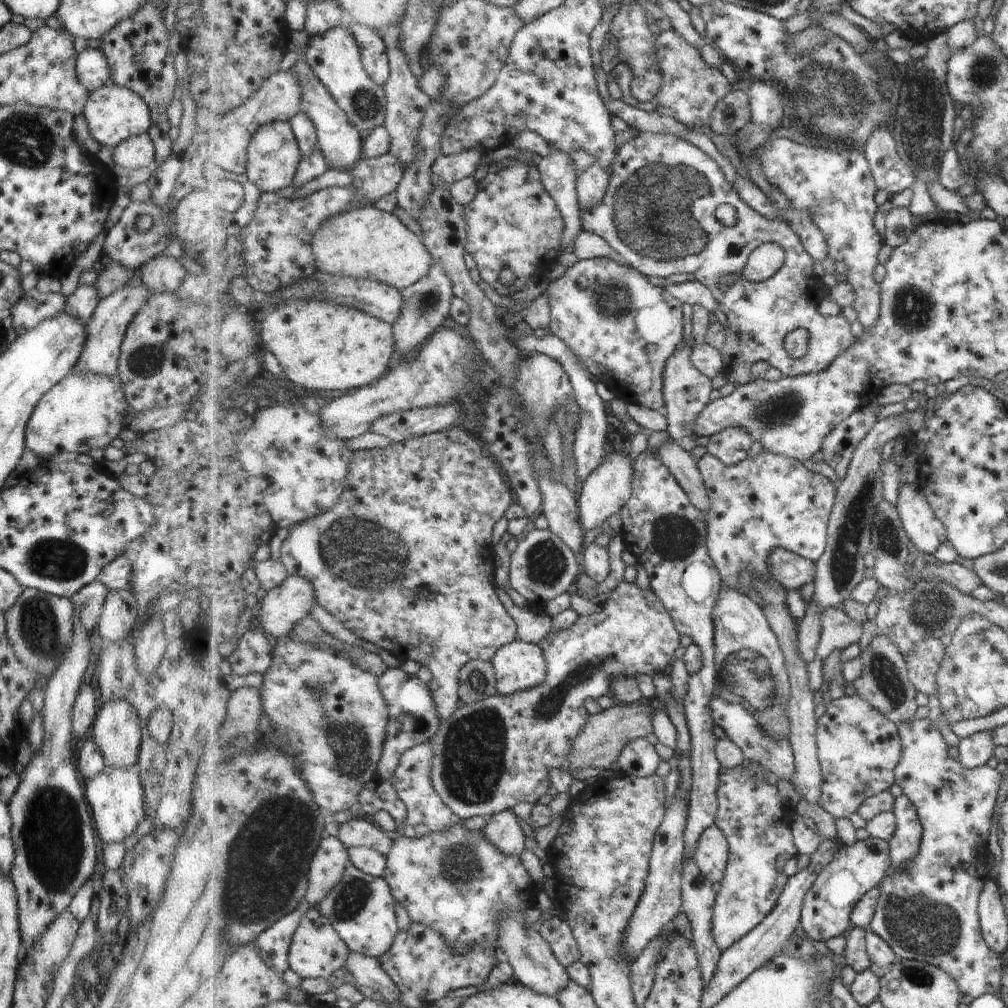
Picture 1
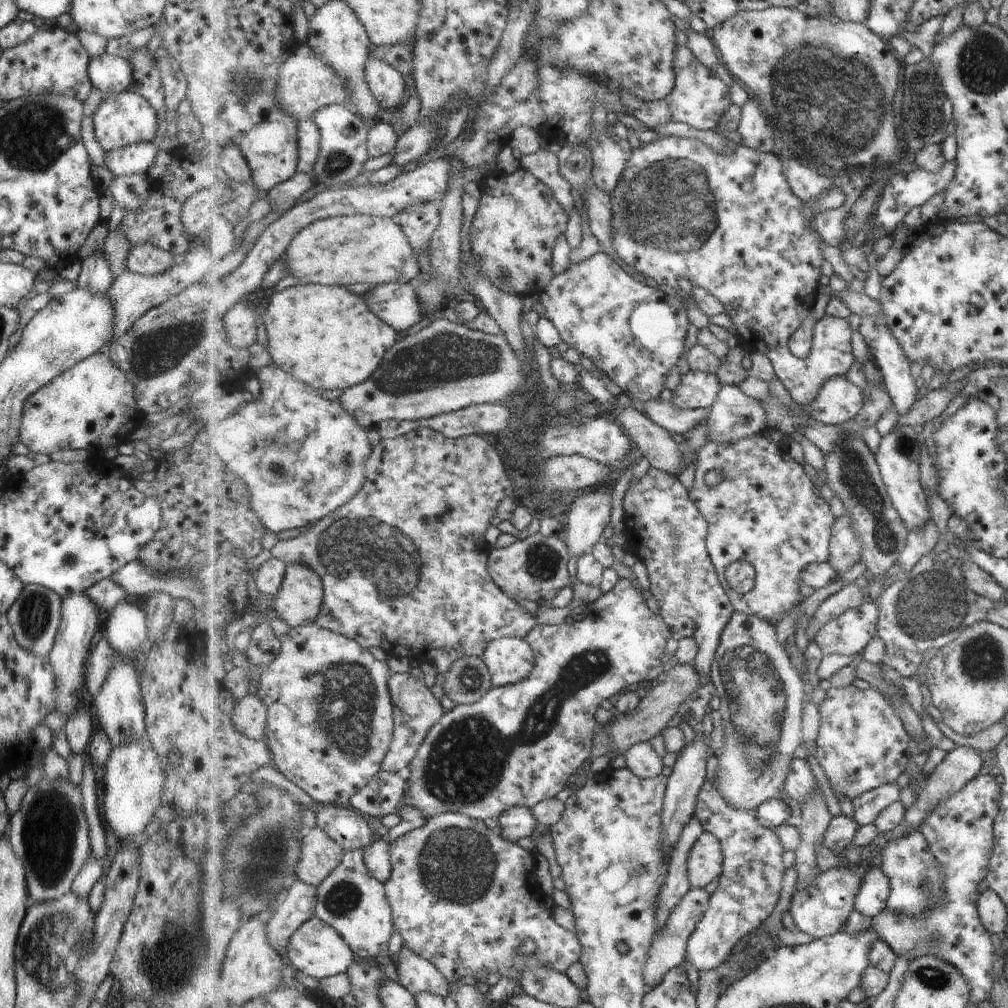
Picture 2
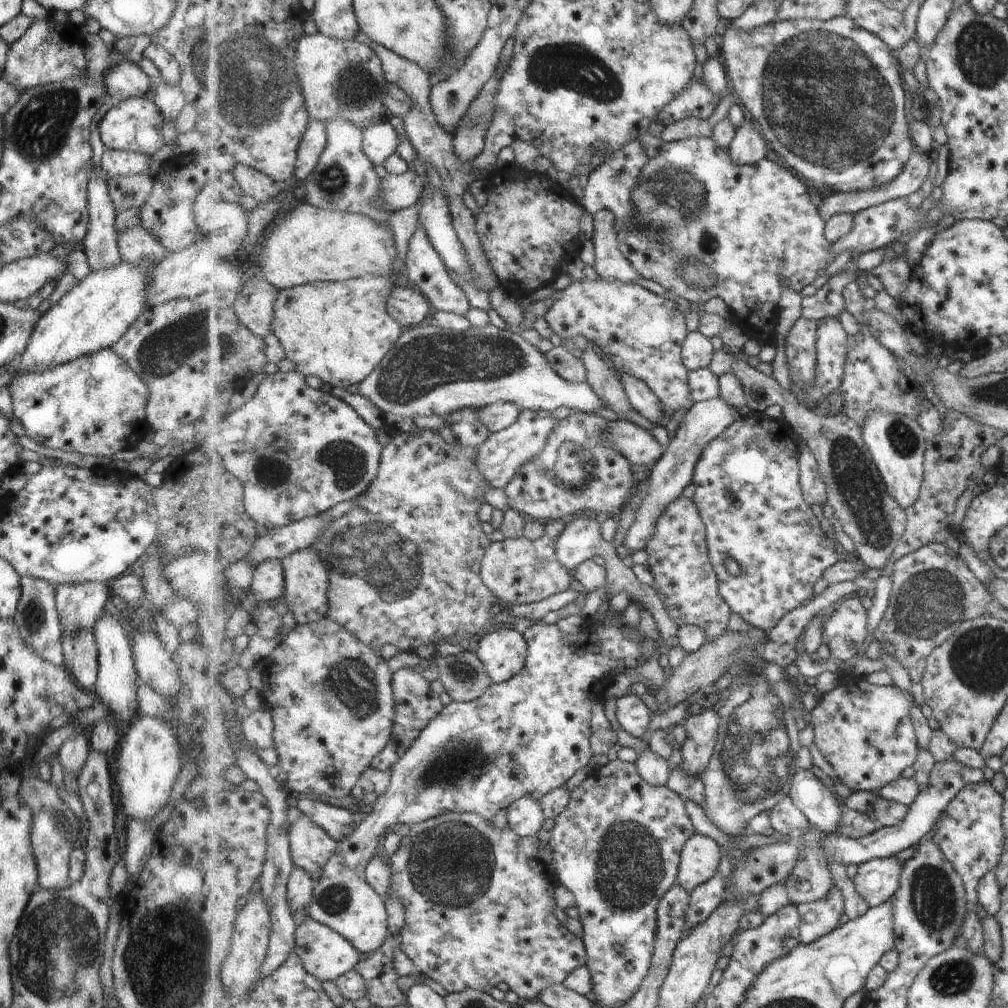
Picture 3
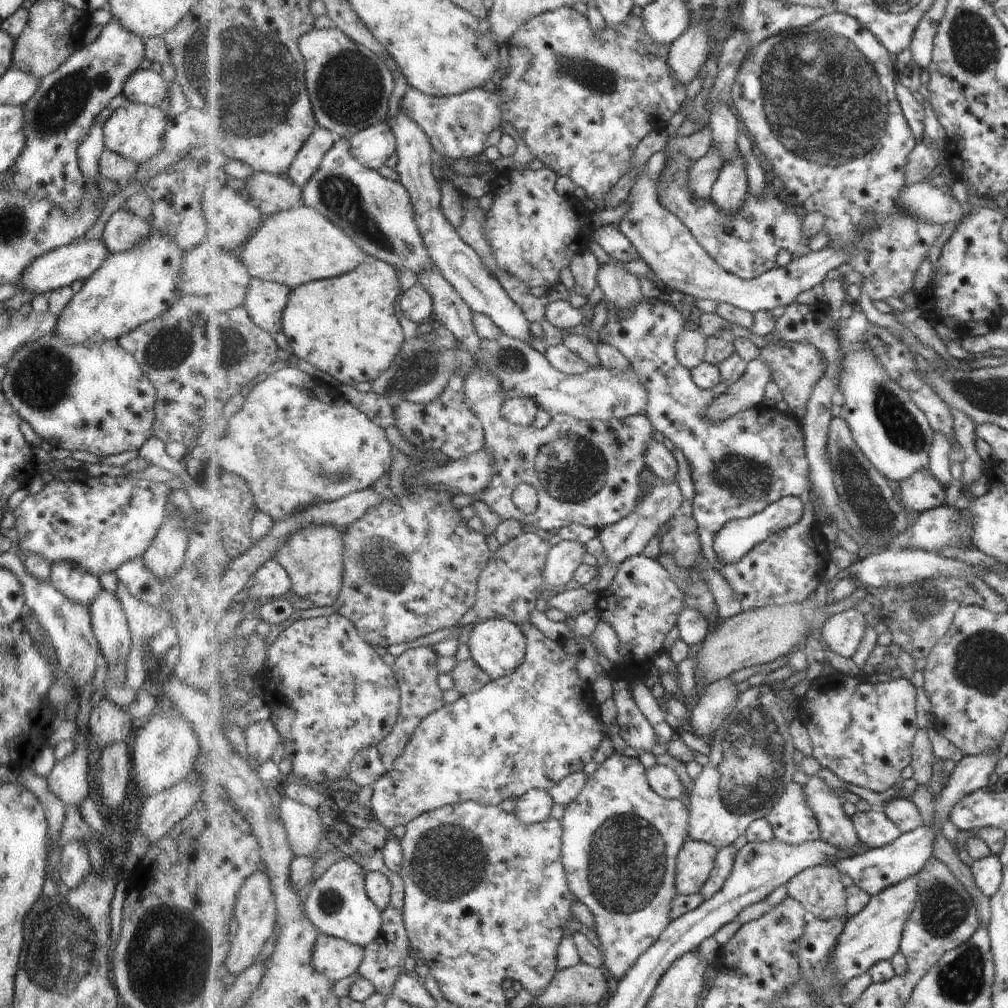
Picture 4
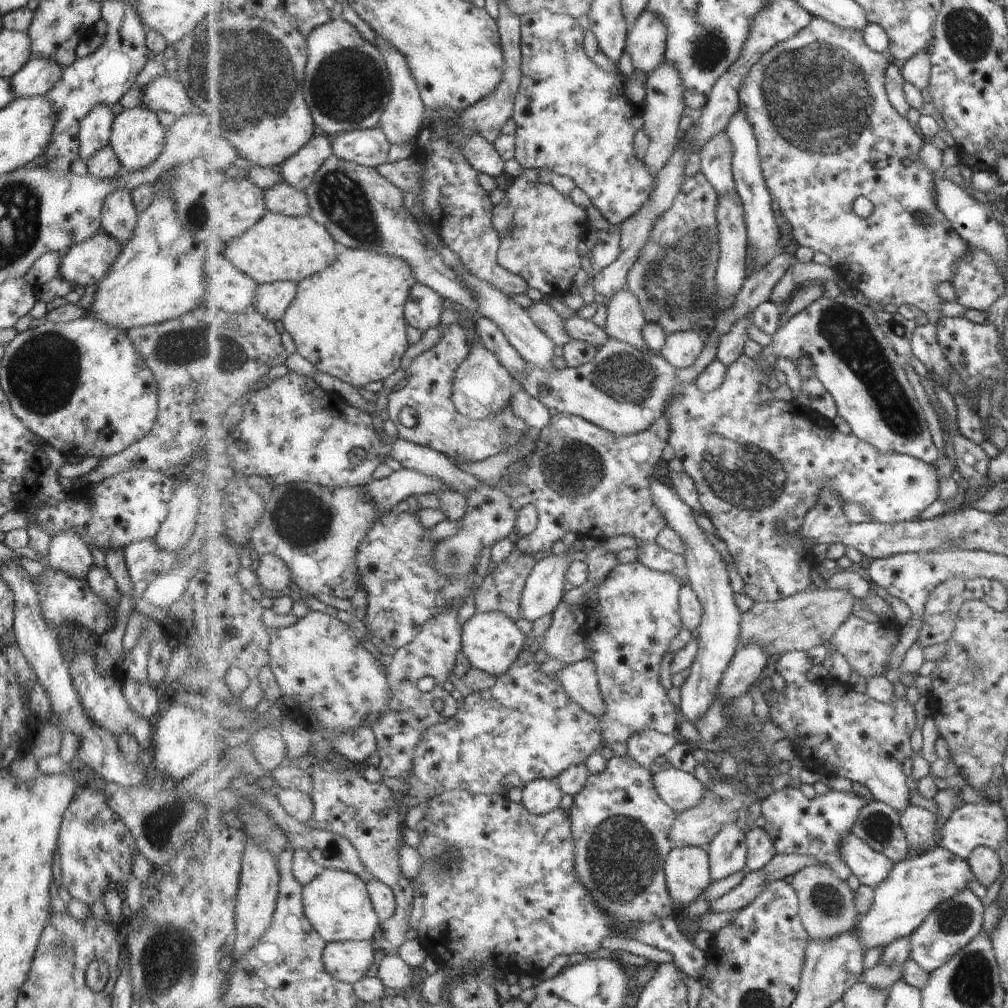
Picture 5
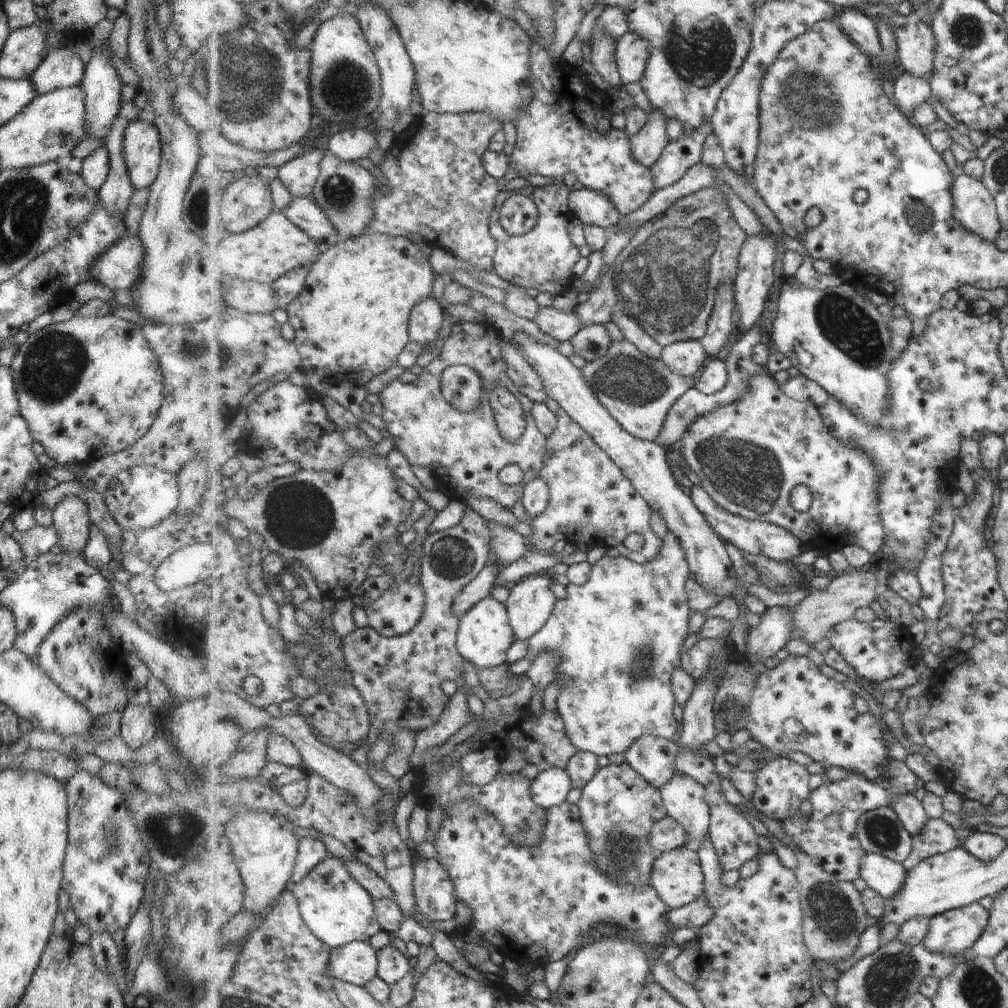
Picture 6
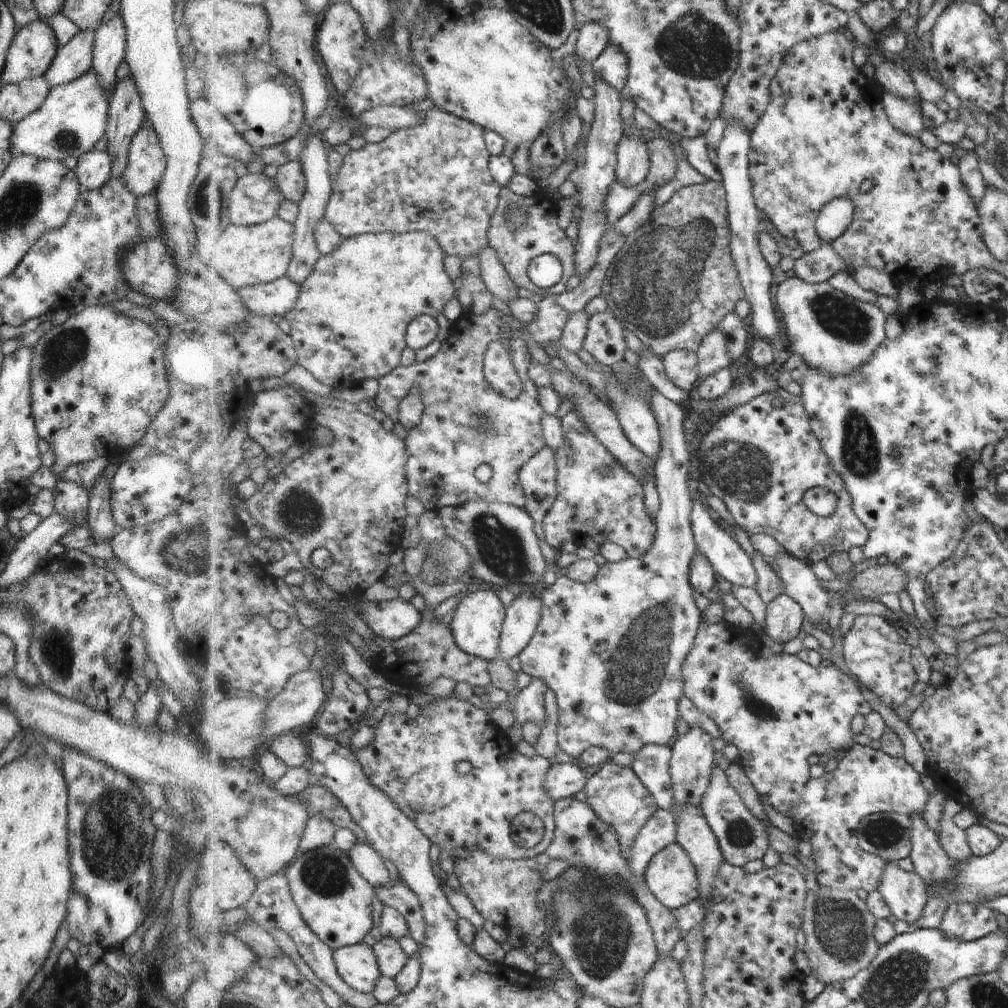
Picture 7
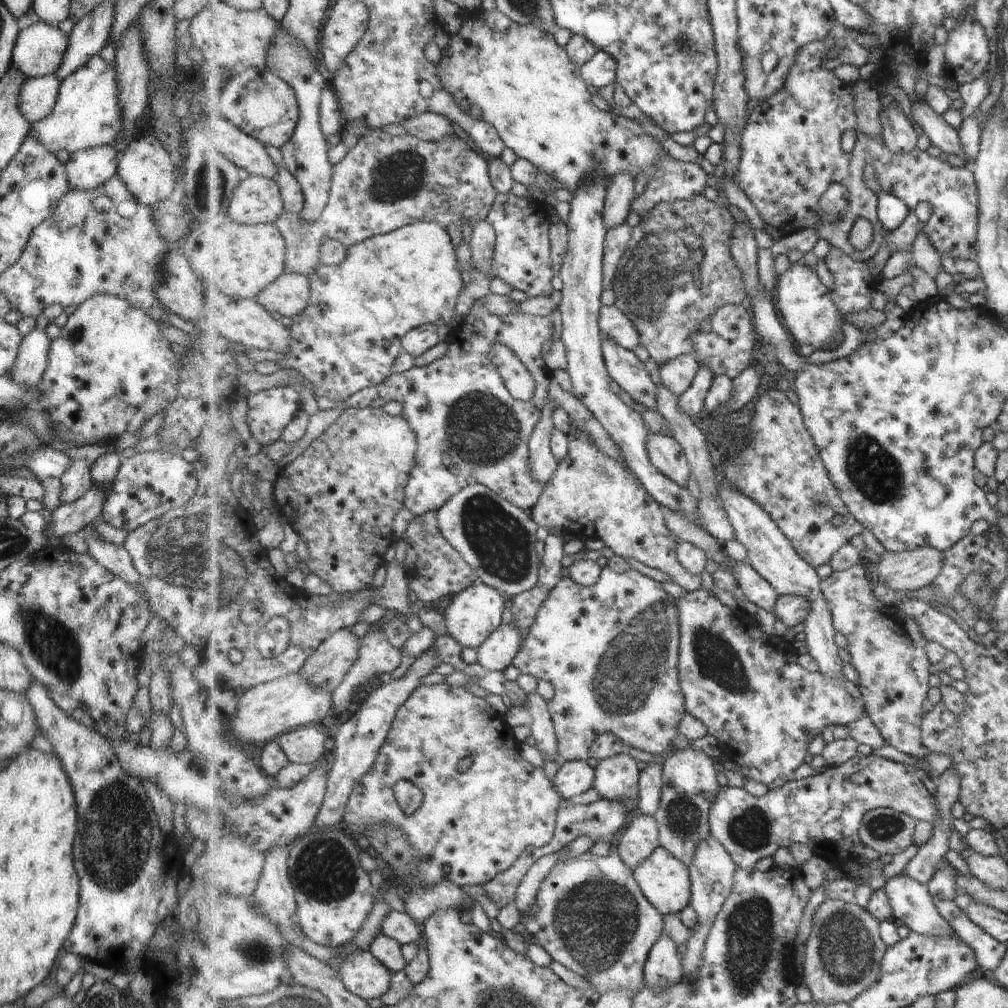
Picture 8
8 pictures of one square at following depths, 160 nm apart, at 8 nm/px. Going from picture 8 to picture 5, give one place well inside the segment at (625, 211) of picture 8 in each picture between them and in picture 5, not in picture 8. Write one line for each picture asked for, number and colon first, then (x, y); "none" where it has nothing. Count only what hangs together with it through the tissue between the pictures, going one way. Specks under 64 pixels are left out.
5: (665, 103)
6: (648, 145)
7: (633, 161)

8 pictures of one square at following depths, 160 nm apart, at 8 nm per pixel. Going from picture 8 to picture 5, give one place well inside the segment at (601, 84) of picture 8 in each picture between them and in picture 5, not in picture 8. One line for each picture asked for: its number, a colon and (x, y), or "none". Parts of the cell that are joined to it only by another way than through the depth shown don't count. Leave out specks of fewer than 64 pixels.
5: (647, 40)
6: (633, 52)
7: (613, 65)

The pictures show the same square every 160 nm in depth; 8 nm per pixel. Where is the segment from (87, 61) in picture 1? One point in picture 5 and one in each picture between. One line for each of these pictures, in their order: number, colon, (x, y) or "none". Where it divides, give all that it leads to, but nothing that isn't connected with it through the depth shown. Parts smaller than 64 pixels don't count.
2: (110, 74)
3: (122, 80)
4: (142, 86)
5: (164, 93)

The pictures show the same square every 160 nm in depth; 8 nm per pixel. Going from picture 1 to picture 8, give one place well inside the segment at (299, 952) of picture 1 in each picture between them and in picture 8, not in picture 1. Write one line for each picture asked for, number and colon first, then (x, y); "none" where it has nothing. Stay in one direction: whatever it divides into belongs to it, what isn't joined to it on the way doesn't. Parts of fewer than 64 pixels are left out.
2: (318, 950)
3: (328, 955)
4: (337, 958)
5: (348, 961)
6: (357, 962)
7: (358, 965)
8: (361, 972)

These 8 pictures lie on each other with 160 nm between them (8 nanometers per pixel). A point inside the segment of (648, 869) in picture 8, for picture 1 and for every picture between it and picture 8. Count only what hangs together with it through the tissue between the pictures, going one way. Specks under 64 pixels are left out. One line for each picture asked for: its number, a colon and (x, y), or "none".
1: (712, 855)
2: (706, 862)
3: (700, 860)
4: (696, 862)
5: (688, 874)
6: (678, 878)
7: (672, 878)

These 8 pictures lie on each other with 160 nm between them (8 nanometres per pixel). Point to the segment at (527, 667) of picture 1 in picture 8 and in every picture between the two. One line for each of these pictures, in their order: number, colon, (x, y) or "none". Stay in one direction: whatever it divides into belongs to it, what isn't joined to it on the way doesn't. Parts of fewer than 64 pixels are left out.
2: (511, 660)
3: (504, 652)
4: (499, 646)
5: (491, 641)
6: (485, 635)
7: (476, 627)
8: (475, 613)

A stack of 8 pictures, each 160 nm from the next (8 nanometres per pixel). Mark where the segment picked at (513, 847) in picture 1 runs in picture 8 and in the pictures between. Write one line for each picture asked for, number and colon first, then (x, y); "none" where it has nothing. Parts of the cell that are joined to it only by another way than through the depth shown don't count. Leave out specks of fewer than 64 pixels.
2: (516, 825)
3: (526, 817)
4: (535, 807)
5: (541, 796)
6: (550, 788)
7: (564, 780)
8: (575, 777)

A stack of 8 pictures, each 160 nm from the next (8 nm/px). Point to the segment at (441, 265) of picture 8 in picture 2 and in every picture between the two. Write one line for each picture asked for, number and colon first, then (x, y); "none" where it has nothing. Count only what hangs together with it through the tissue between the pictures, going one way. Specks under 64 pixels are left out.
2: (328, 337)
3: (340, 332)
4: (347, 326)
5: (348, 321)
6: (351, 321)
7: (349, 325)

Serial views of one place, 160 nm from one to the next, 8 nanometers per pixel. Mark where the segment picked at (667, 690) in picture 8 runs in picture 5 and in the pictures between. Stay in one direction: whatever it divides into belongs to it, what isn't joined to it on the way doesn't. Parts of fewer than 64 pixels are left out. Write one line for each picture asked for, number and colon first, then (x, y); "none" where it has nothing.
5: (630, 619)
6: (619, 636)
7: (612, 651)

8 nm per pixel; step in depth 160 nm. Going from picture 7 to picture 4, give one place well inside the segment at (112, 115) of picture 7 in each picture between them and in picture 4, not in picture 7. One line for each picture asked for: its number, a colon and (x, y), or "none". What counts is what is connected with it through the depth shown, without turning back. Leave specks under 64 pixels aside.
4: (123, 230)
5: (118, 217)
6: (114, 194)

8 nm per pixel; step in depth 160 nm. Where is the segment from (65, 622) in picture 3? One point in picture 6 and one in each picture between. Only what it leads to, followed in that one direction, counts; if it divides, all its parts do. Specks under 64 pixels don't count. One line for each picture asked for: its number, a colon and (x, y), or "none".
4: (78, 586)
5: (67, 552)
6: (70, 521)

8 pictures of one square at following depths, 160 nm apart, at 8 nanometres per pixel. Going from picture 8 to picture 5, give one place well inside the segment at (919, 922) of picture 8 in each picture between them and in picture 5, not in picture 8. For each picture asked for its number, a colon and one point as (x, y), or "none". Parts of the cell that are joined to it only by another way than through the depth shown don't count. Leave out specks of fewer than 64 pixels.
5: (871, 867)
6: (886, 876)
7: (907, 894)

